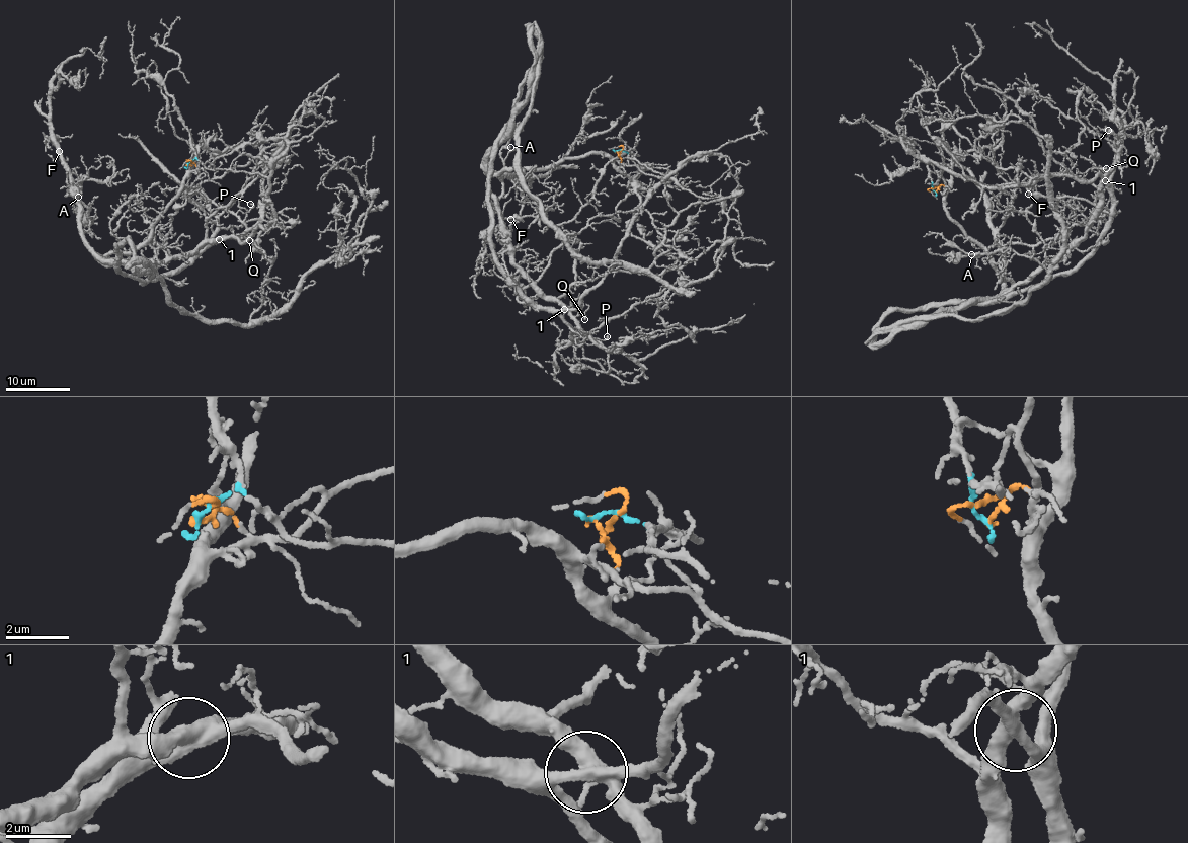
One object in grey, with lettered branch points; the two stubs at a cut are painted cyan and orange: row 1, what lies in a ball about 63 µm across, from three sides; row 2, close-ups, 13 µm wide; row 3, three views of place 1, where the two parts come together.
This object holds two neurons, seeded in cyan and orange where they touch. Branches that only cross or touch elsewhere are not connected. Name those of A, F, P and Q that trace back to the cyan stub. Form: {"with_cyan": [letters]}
{"with_cyan": []}

